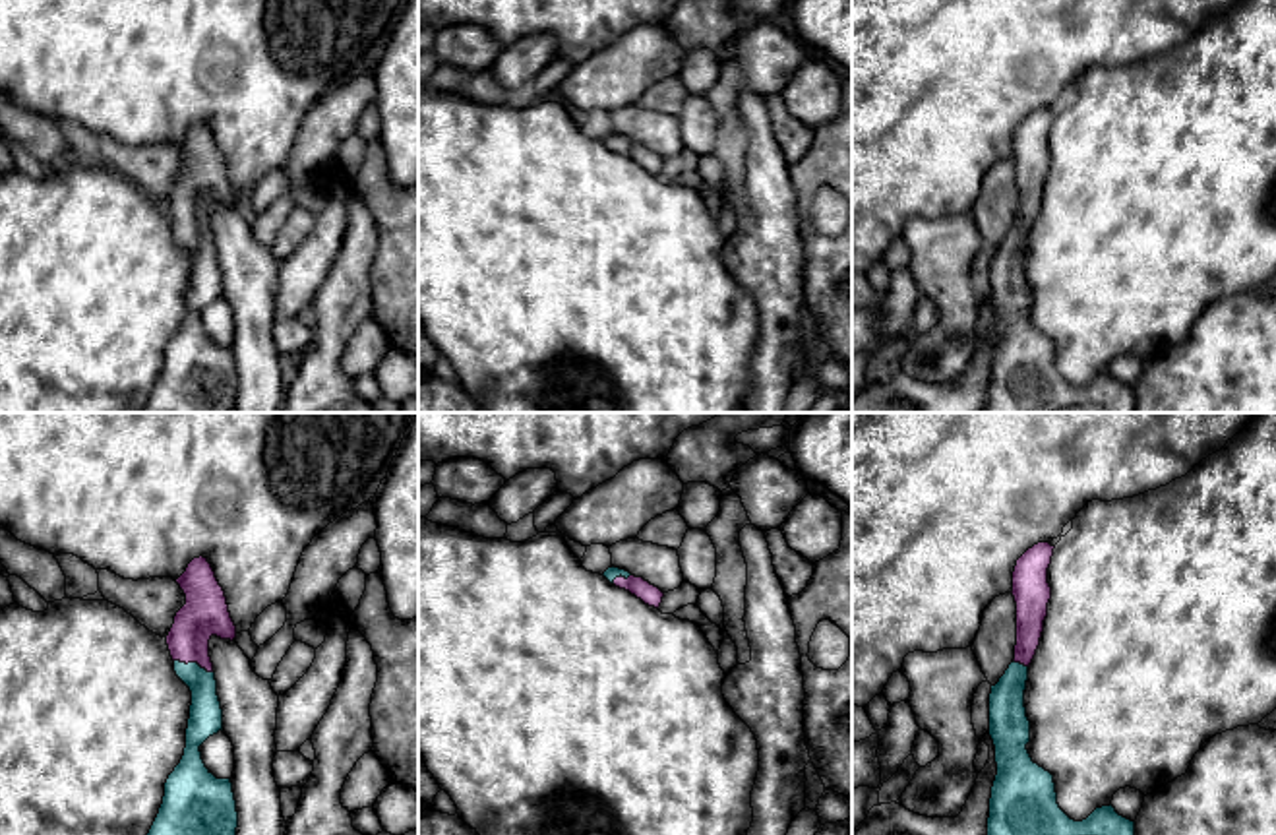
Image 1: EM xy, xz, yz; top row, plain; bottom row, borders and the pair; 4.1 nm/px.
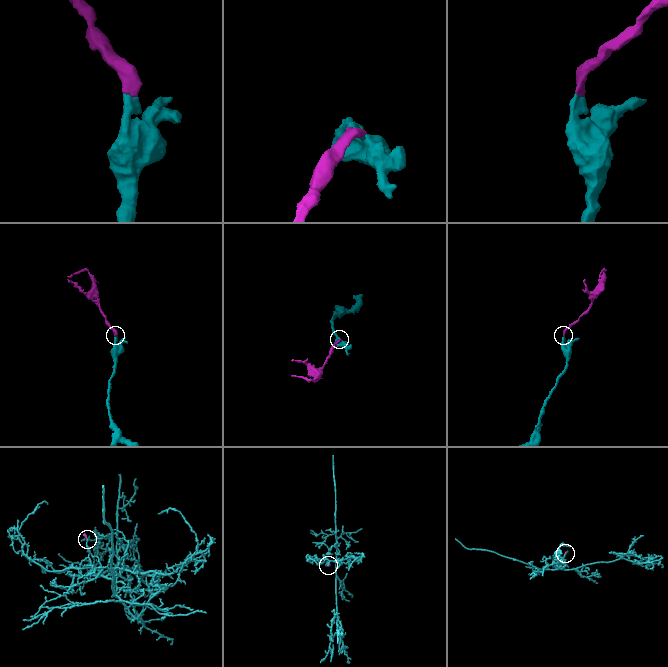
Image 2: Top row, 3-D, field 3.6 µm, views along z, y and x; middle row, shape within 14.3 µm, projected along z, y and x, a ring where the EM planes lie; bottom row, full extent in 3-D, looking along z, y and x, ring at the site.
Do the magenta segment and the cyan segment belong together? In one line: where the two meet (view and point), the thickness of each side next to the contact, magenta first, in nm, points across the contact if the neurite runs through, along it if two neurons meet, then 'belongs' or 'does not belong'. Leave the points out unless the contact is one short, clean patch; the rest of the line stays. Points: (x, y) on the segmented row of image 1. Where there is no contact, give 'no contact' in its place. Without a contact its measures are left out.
meets magenta in xy at (194, 661); 190 nm thick on the magenta side, 140 nm on the other; runs through xy (206, 613), (194, 624), (194, 661), (204, 686), (206, 717); belongs

